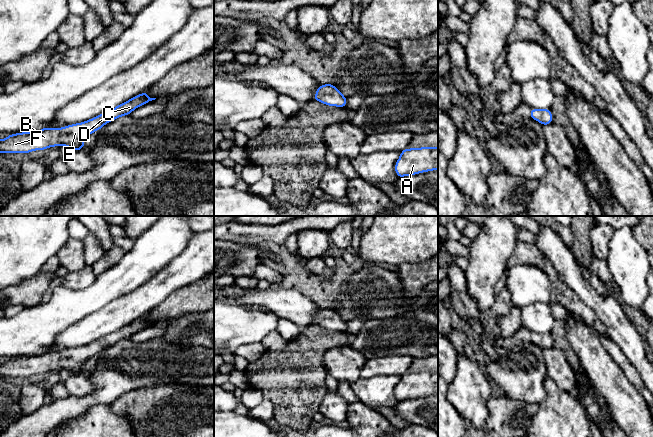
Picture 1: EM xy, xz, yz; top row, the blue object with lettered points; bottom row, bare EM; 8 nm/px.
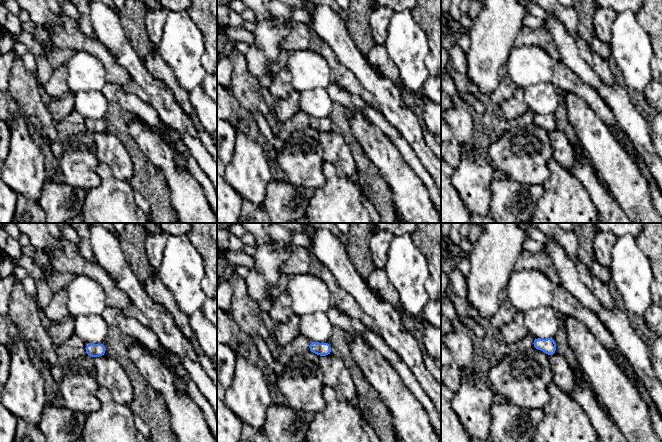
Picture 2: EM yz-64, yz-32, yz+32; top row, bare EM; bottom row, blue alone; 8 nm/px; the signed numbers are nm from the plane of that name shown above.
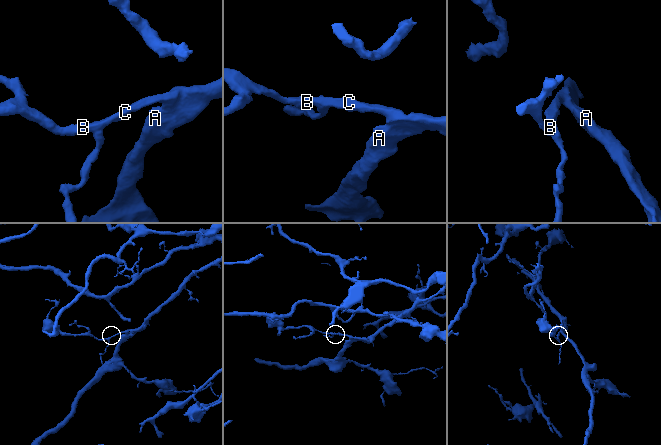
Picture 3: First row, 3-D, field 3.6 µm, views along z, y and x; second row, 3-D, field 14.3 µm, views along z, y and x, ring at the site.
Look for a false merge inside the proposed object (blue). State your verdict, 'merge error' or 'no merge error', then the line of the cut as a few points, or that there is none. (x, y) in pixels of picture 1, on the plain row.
no merge error; cut none

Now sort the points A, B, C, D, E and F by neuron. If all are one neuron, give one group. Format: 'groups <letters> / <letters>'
groups A B C D E F

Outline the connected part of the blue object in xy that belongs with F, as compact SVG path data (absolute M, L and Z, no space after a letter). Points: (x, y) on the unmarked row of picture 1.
M147 316L134 320L132 323L118 329L117 331L102 337L90 344L82 347L68 349L63 352L43 352L36 356L23 356L17 358L10 358L6 363L0 363L0 377L29 377L34 374L45 374L53 370L68 370L71 375L76 375L84 372L84 364L91 357L101 353L106 347L112 346L114 343L130 337L137 331L146 328L156 322L150 322Z

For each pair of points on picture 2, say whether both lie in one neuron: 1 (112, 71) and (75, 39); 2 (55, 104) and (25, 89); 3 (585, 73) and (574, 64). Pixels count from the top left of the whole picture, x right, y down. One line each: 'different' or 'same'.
1: same
2: different
3: same

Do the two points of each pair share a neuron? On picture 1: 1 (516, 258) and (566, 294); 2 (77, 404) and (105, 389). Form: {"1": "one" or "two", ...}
{"1": "one", "2": "one"}

